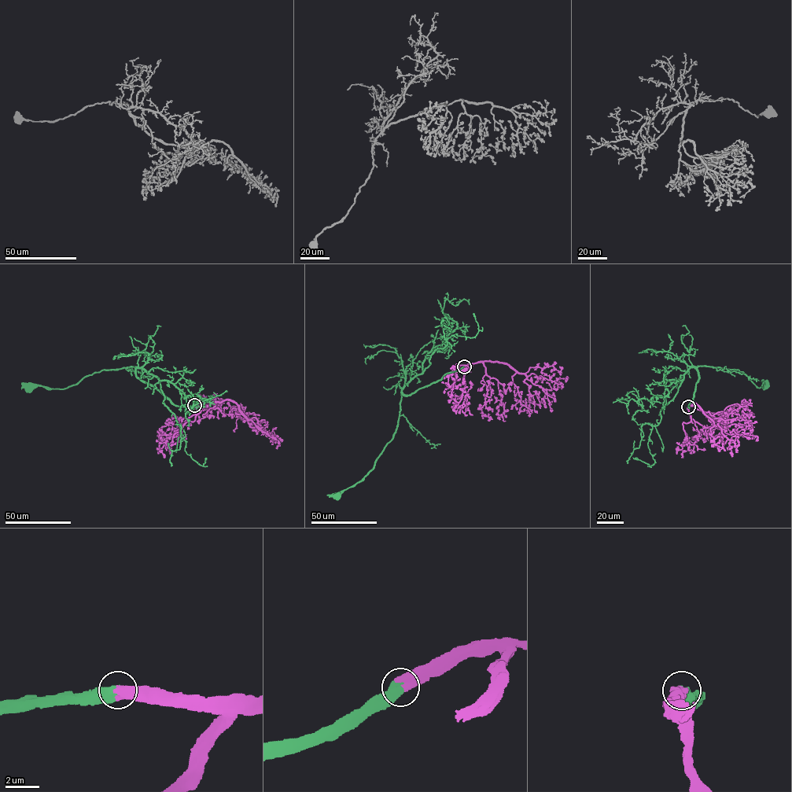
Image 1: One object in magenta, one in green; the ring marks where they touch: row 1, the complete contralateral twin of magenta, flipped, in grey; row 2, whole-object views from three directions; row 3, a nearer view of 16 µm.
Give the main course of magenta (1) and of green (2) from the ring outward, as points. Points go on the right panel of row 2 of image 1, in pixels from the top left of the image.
1: (688, 407), (698, 404), (713, 424), (718, 425), (718, 423), (722, 433), (730, 441), (733, 456)
2: (688, 407), (698, 378), (697, 367), (699, 366), (738, 370), (757, 387), (765, 384)

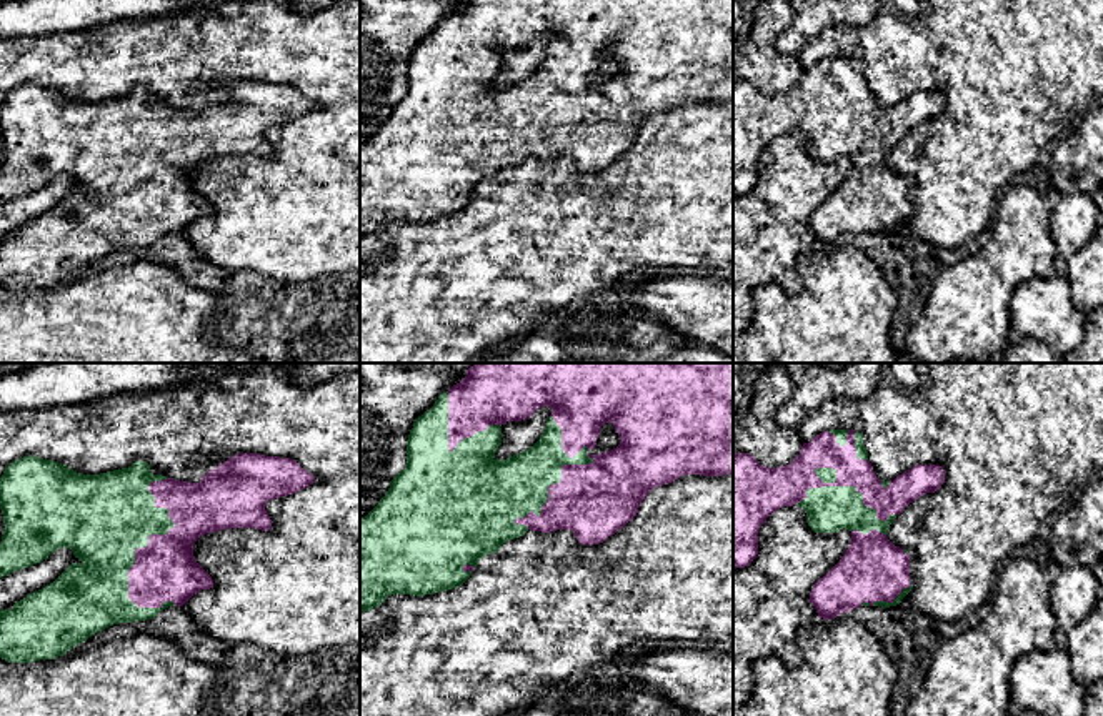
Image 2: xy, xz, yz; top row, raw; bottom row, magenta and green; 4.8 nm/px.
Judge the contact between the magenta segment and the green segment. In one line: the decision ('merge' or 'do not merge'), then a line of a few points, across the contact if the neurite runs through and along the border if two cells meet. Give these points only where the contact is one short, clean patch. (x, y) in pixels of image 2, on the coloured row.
merge

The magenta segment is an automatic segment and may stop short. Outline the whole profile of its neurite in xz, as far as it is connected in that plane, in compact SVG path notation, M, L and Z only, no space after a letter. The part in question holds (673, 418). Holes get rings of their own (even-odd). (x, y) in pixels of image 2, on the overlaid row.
M475 363L467 370L467 376L460 383L453 385L448 391L443 391L435 401L435 405L415 420L415 425L410 430L407 440L405 468L390 481L390 488L385 493L385 496L378 501L378 505L365 518L360 520L360 614L373 608L378 608L390 594L425 596L425 594L435 594L438 591L458 588L470 578L473 568L478 564L478 561L483 556L497 553L503 543L523 536L528 530L542 531L542 533L550 533L556 530L571 530L580 544L588 546L588 544L603 543L608 536L615 535L618 530L621 530L628 521L631 521L636 516L641 501L656 486L673 483L675 480L685 475L721 476L731 473L733 473L733 363ZM540 406L552 408L552 415L547 421L545 431L540 436L540 440L527 451L513 455L507 460L497 460L495 451L502 445L502 425L507 421L528 420ZM608 421L615 426L615 431L620 436L620 445L610 451L600 455L590 455L588 451L595 448L600 435L600 428Z

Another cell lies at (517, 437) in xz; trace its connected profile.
M540 406L528 420L503 423L495 460L507 460L532 448L543 435L550 415L550 406Z

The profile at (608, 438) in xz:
M608 421L600 428L596 445L588 453L590 455L600 455L600 453L605 453L605 451L616 448L618 445L620 445L620 436L615 431L613 423Z

